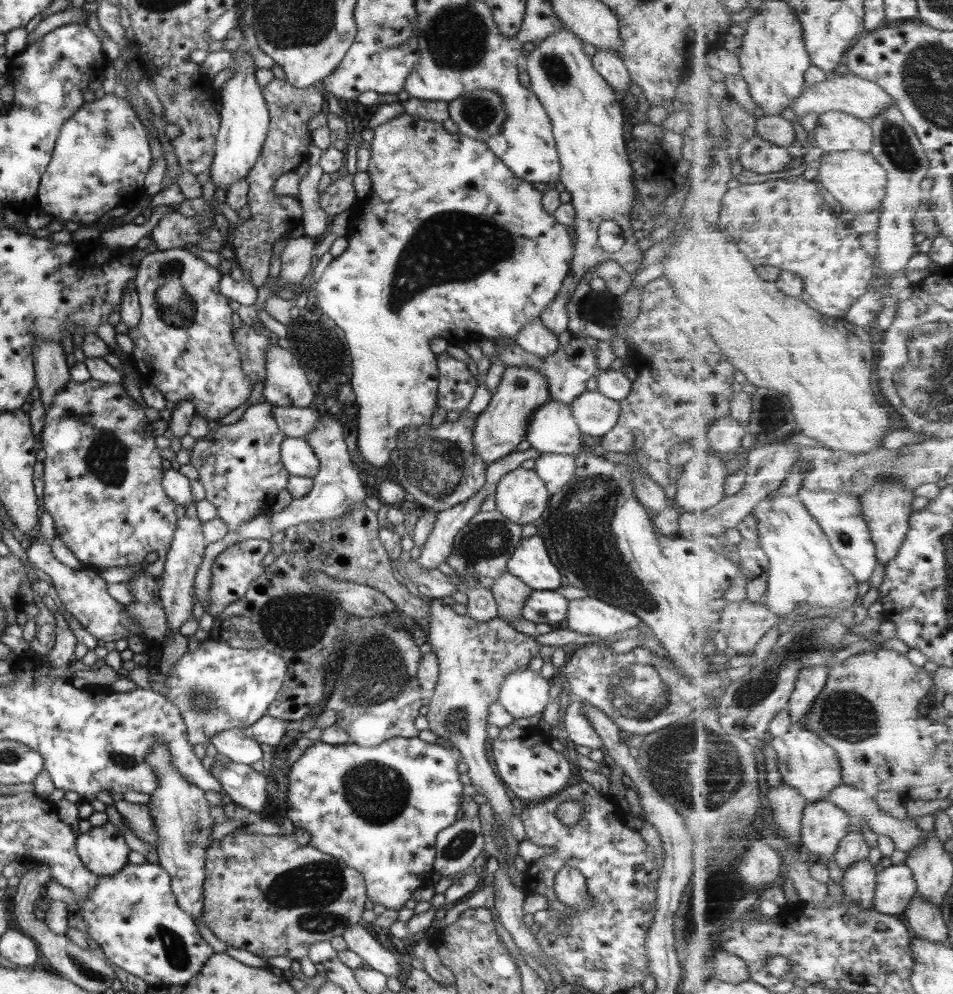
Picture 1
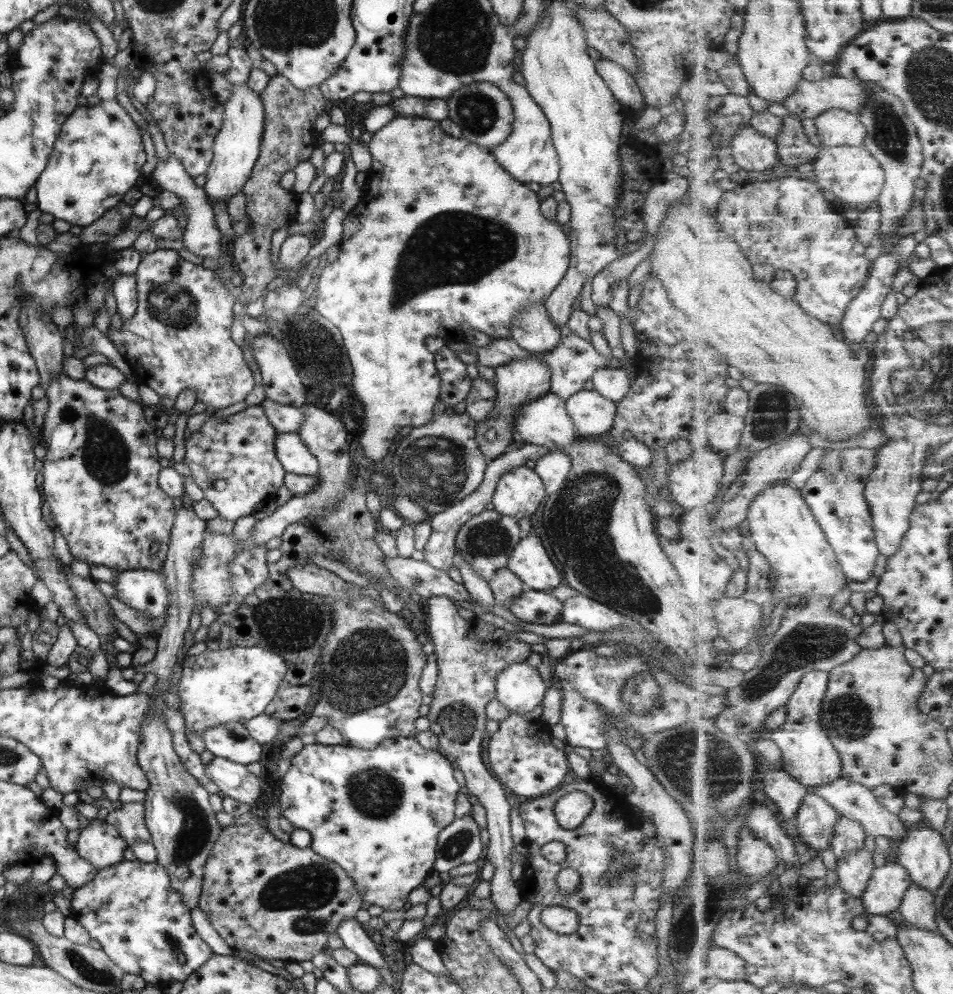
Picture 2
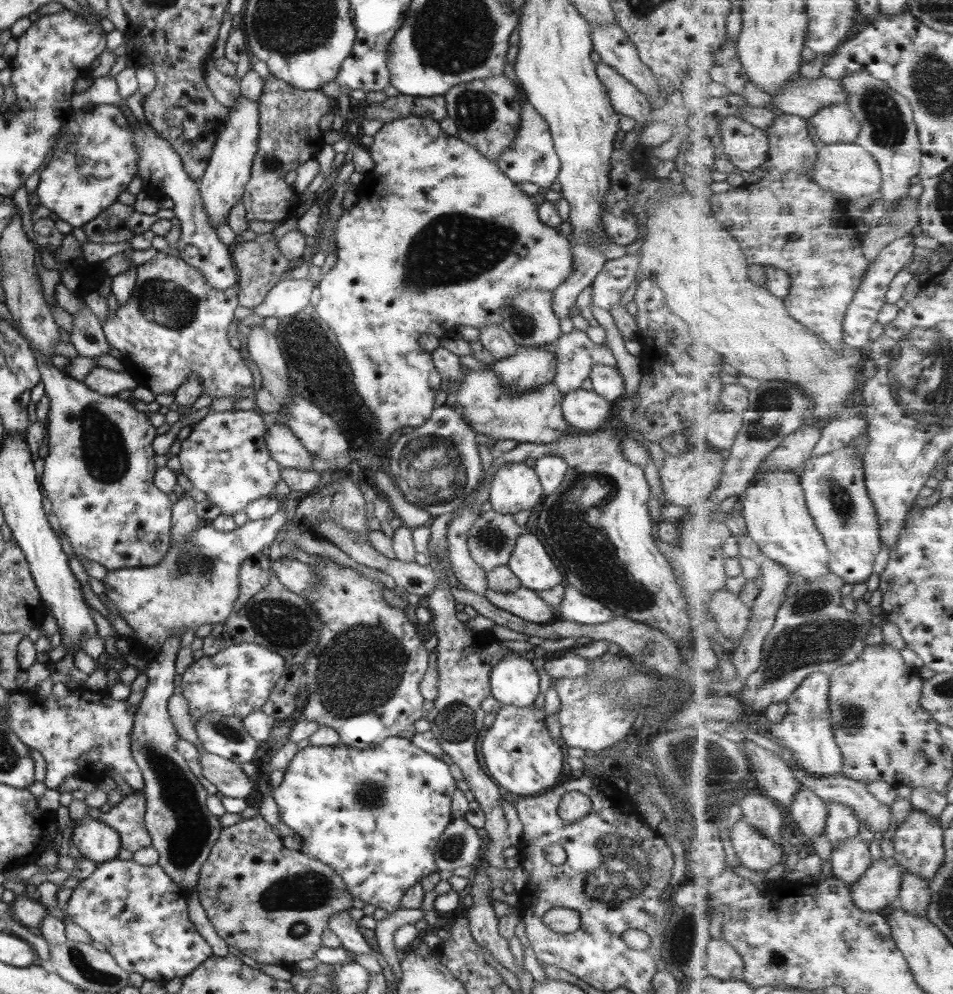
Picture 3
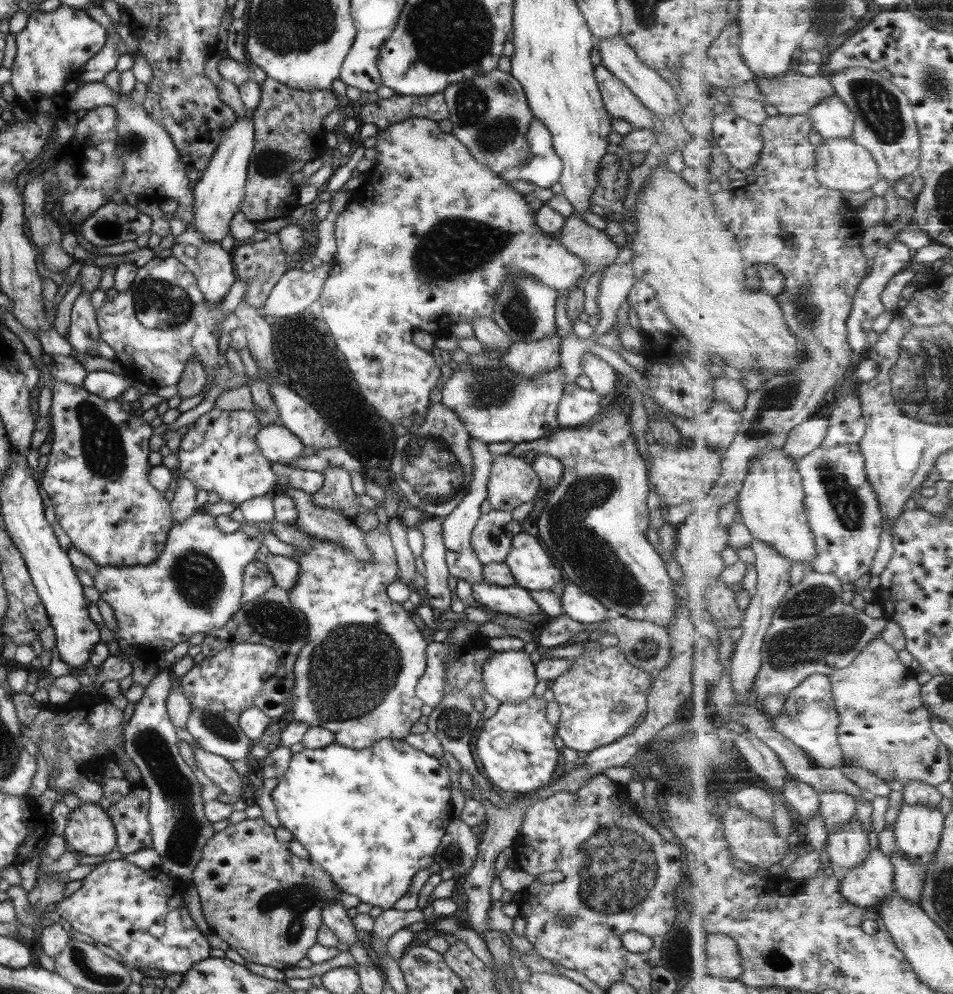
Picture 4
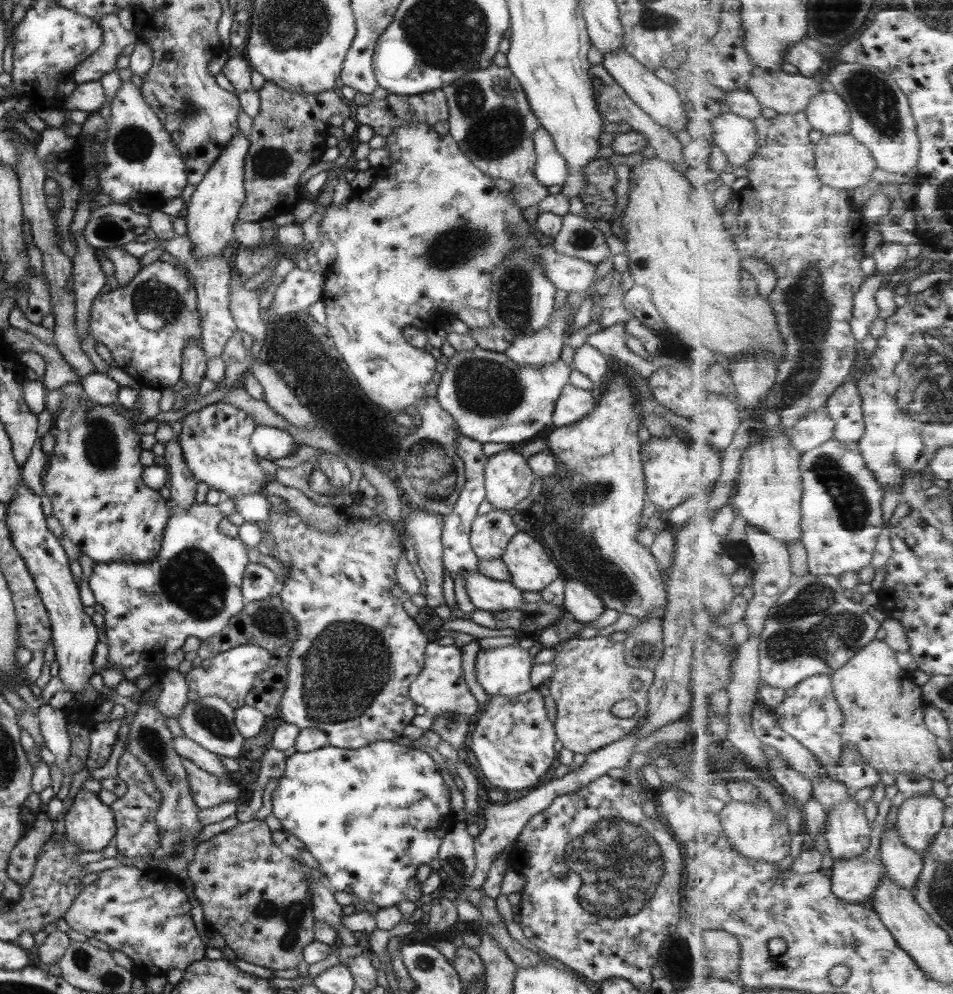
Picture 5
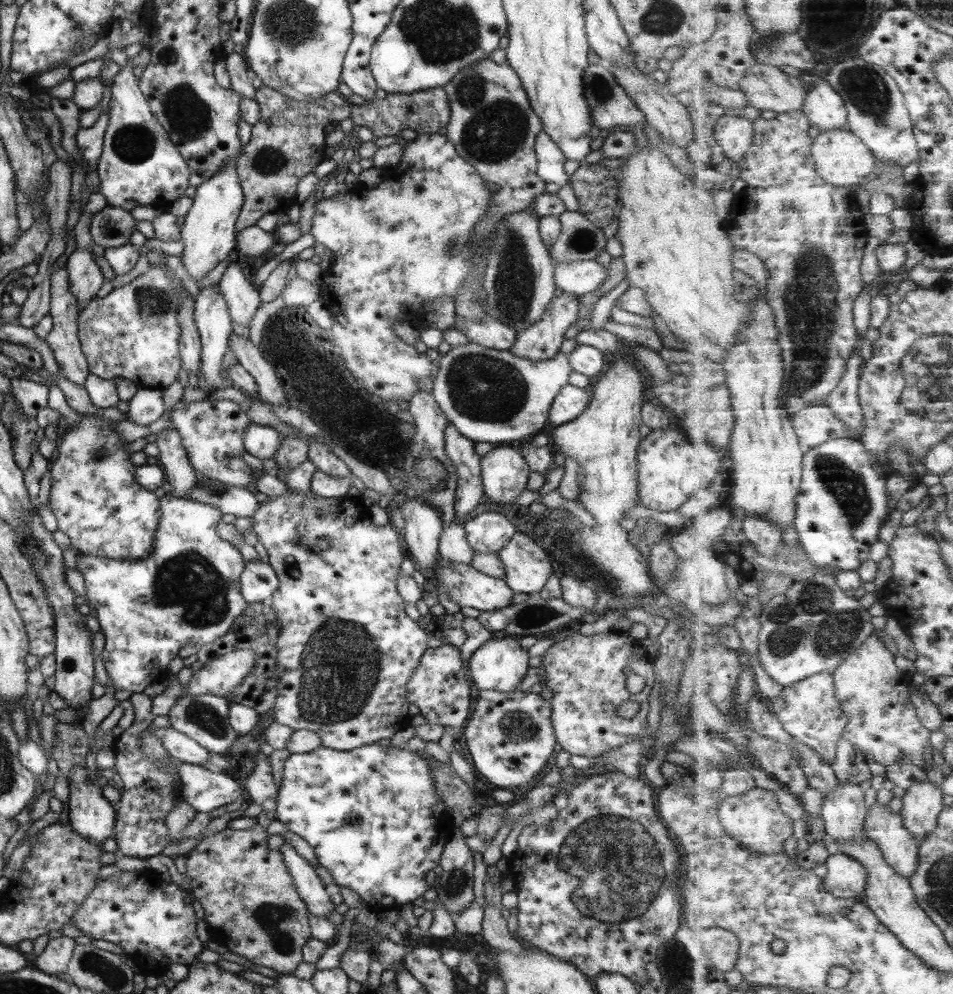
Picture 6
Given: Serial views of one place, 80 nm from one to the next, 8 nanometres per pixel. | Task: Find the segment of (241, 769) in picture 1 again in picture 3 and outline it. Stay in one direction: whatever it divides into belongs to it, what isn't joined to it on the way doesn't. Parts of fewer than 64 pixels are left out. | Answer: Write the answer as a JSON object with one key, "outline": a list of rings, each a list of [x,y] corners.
{"outline":[[[208,752],[198,755],[201,774],[215,786],[219,796],[245,799],[253,791],[253,783],[243,774],[239,765]]]}

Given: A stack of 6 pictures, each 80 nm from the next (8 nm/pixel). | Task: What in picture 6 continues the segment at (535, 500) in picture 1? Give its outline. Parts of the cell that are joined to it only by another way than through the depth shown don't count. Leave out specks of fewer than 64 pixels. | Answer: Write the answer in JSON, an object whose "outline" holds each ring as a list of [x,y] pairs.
{"outline":[[[515,445],[489,450],[480,460],[483,495],[491,502],[511,504],[526,489],[528,465]]]}

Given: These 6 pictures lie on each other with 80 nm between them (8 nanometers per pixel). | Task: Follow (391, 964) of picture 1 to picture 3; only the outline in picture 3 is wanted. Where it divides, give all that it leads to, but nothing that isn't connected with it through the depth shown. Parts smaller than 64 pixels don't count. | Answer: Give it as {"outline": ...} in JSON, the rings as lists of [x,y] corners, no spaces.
{"outline":[[[347,911],[333,913],[328,920],[327,929],[339,939],[340,947],[349,950],[353,955],[374,953],[359,933],[358,923],[351,919]]]}

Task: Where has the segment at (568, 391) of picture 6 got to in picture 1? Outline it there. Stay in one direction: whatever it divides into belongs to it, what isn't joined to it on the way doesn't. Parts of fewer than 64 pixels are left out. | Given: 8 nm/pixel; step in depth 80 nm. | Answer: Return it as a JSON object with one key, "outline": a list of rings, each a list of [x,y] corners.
{"outline":[[[583,391],[569,404],[570,411],[581,434],[603,436],[616,424],[618,402],[599,391]]]}

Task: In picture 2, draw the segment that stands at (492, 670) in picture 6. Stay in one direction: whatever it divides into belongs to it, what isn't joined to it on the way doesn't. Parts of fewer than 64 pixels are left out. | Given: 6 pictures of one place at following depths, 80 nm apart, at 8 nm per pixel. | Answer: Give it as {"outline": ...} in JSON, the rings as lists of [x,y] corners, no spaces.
{"outline":[[[521,661],[505,665],[495,679],[495,699],[508,711],[527,714],[542,702],[545,685],[535,667]]]}

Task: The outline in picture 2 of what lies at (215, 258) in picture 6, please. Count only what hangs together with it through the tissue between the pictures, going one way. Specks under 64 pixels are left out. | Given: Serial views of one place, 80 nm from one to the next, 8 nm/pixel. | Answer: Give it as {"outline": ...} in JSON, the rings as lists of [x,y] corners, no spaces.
{"outline":[[[246,82],[239,85],[233,84],[231,95],[222,108],[221,128],[214,136],[212,159],[205,171],[205,181],[201,188],[210,204],[220,200],[227,204],[228,200],[242,190],[258,157],[265,120],[261,99],[246,85]]]}

